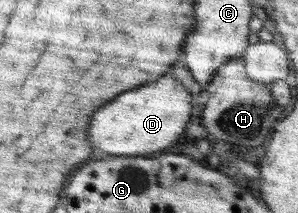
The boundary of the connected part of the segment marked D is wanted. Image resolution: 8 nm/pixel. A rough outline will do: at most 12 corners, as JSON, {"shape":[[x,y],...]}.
{"shape":[[174,77],[118,95],[90,123],[95,153],[148,156],[181,137]]}

